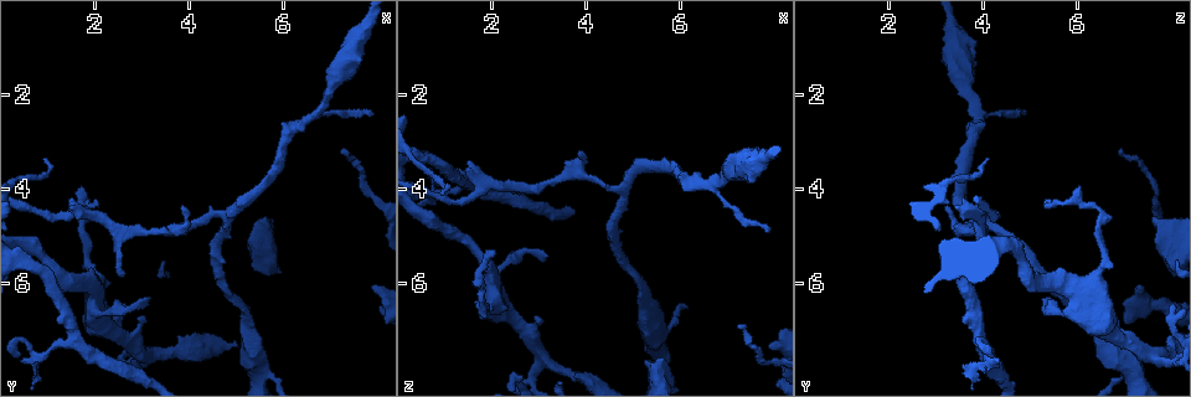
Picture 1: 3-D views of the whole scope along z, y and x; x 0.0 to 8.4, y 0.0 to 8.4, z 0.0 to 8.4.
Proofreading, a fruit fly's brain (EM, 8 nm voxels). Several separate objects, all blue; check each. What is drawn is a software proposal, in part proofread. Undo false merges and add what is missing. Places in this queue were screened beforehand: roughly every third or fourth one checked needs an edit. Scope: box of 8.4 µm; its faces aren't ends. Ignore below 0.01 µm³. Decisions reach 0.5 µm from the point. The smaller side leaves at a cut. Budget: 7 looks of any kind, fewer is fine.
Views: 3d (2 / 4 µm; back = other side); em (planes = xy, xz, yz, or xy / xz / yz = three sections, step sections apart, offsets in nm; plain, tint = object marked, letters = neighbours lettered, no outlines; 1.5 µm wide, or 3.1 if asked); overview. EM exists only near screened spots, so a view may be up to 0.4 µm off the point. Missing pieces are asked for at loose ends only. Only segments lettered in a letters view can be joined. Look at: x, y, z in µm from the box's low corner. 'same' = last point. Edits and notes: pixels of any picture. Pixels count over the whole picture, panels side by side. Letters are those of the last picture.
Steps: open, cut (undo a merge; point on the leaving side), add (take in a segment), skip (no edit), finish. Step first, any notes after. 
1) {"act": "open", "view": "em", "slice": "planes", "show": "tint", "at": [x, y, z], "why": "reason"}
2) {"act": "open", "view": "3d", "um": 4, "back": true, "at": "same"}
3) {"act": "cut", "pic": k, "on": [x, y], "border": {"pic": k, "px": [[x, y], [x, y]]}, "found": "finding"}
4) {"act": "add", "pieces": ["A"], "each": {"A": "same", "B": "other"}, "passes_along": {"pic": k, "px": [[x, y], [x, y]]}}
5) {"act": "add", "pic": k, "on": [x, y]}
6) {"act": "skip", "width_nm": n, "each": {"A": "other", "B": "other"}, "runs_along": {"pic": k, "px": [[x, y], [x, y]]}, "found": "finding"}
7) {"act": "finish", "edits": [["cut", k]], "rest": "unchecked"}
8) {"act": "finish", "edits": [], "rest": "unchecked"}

{"act": "open", "view": "3d", "um": 2, "at": [2.55, 5.80, 4.10], "why": "free end"}

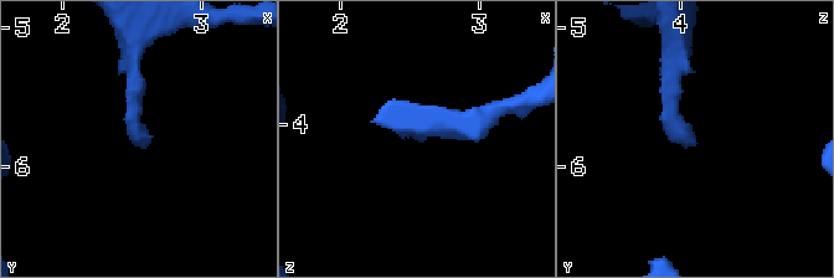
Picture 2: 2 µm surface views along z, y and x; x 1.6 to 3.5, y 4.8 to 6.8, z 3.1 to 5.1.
{"act": "open", "view": "em", "slice": "xz", "step": 4, "show": "letters", "at": [2.60, 5.82, 4.10], "why": "now the EM"}

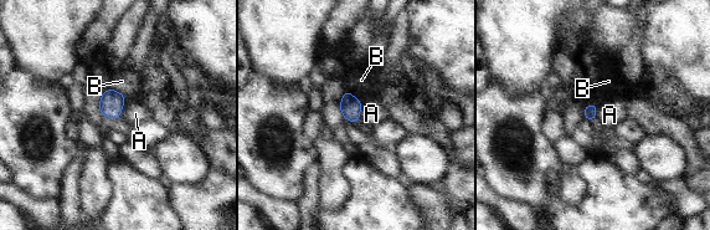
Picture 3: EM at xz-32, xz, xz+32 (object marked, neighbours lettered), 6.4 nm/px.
{"act": "skip", "each": {"A": "other", "B": "other"}, "border": {"pic": 3, "px": [[363, 105], [359, 119]]}, "found": "none of them fits"}

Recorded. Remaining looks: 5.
{"act": "open", "view": "em", "slice": "yz", "step": 8, "show": "letters", "at": [2.10, 4.40, 5.25], "why": "an open end"}

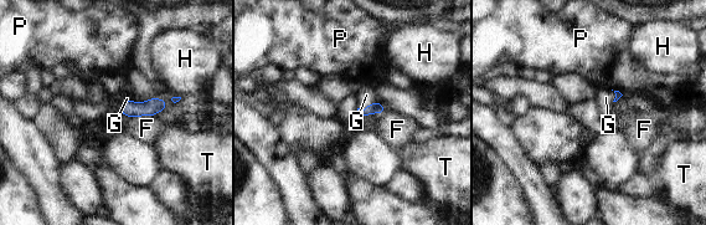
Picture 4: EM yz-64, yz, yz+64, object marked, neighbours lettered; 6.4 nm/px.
{"act": "open", "view": "em", "slice": "xz", "step": 8, "show": "letters", "at": "same"}

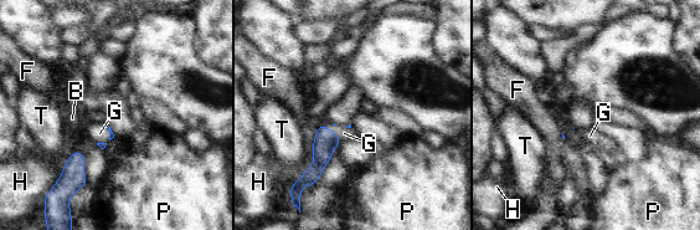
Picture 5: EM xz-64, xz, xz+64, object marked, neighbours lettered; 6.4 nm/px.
{"act": "add", "pieces": ["G"], "each": {"B": "other", "F": "other", "G": "same", "H": "other", "P": "other", "T": "other"}, "found": "it goes on there"}

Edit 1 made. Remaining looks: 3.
{"act": "open", "view": "em", "slice": "xy", "step": 8, "show": "tint", "at": [5.55, 4.60, 7.60], "why": "an open end"}

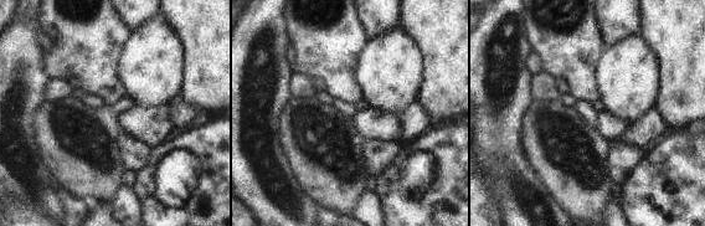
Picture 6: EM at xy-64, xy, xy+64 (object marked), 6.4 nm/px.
{"act": "open", "view": "em", "slice": "planes", "show": "tint", "at": "same"}

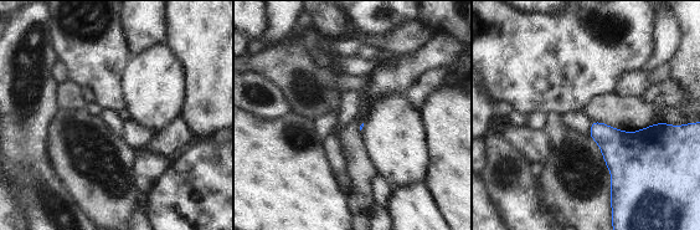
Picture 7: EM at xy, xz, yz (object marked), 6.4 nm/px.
{"act": "open", "view": "em", "slice": "planes", "show": "letters", "at": "same", "why": "see the neighbours"}

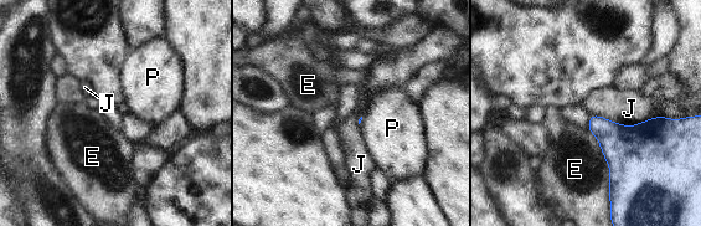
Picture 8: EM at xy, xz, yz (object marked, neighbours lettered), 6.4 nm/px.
{"act": "skip", "each": {"E": "other", "J": "other", "P": "other"}, "border": {"pic": 8, "px": [[591, 114], [625, 126], [675, 119]]}, "found": "no lettered segment goes on from it"}

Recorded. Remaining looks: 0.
{"act": "finish", "edits": [["add", 5]], "rest": "unchecked"}

